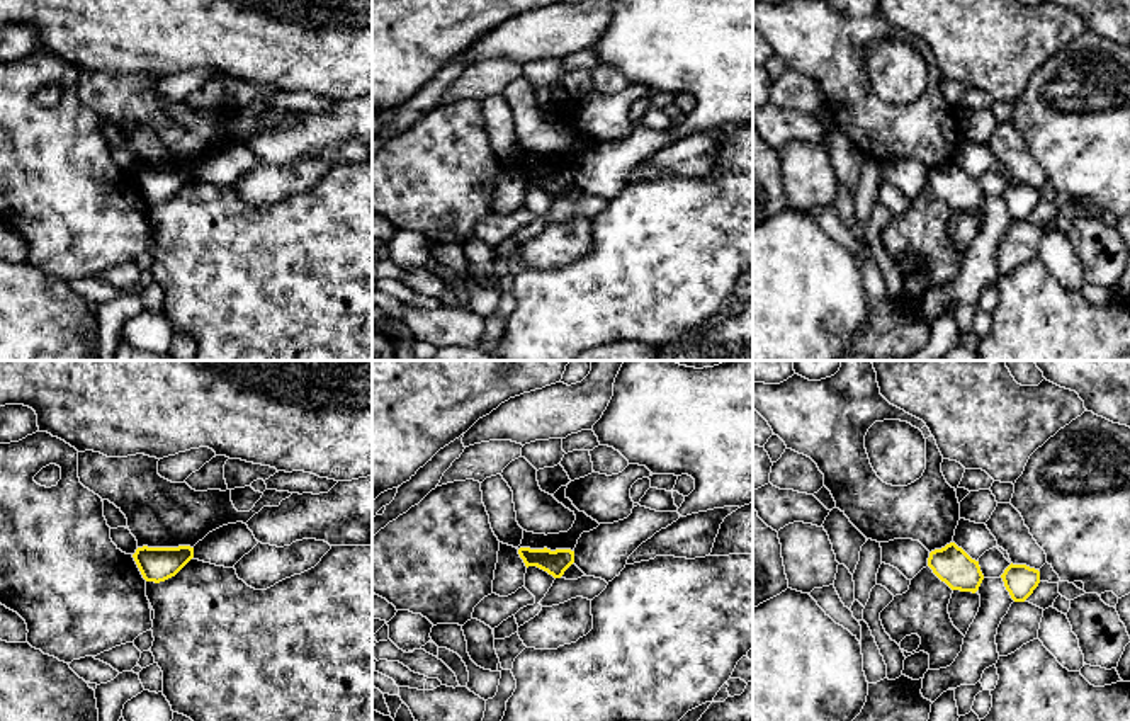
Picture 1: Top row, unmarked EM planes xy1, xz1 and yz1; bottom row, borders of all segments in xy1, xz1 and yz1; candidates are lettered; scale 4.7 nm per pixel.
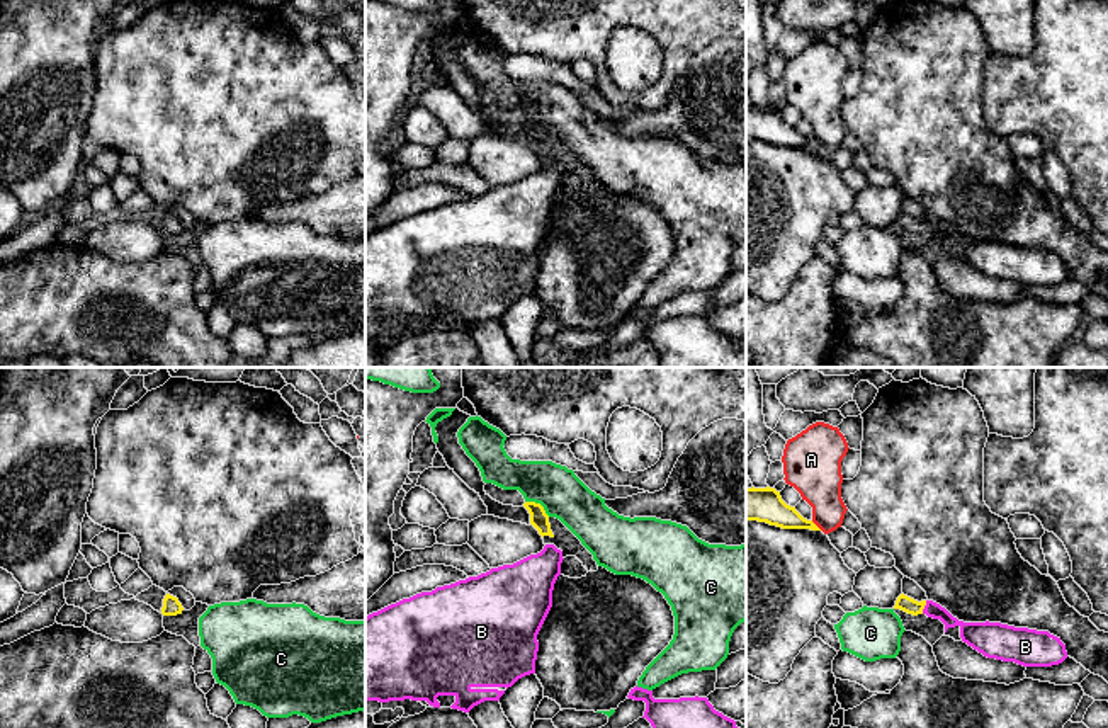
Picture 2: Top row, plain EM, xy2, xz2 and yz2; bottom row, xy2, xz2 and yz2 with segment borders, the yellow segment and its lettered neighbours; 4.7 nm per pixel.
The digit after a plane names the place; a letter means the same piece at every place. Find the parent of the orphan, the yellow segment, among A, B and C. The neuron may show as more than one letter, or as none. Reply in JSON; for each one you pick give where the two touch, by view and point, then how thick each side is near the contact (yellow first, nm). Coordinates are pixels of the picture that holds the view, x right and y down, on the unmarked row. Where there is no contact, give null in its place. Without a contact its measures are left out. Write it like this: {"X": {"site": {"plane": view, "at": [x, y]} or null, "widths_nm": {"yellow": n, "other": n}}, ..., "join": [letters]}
{"B": {"site": {"plane": "yz2", "at": [923, 227]}, "widths_nm": {"yellow": 70, "other": 100}}, "join": ["B"]}

